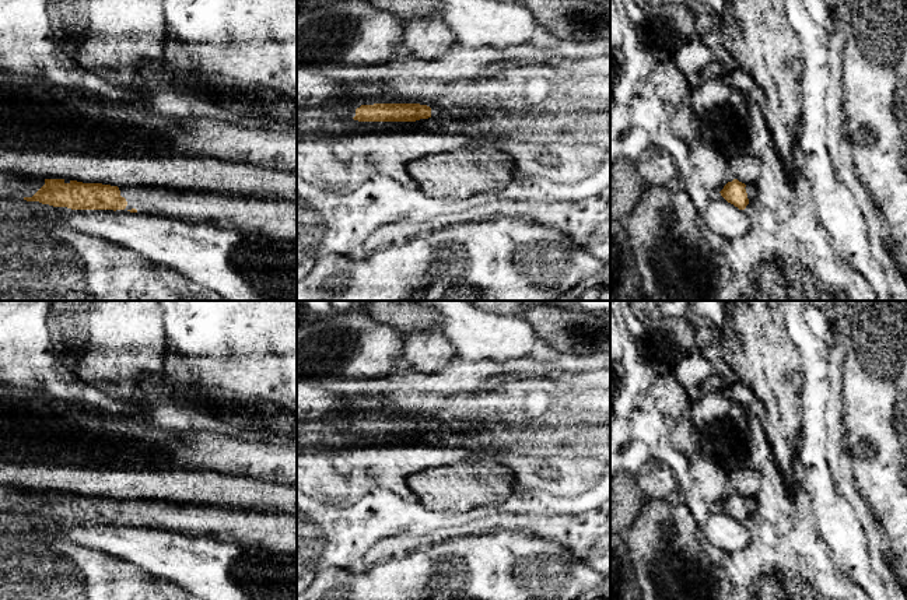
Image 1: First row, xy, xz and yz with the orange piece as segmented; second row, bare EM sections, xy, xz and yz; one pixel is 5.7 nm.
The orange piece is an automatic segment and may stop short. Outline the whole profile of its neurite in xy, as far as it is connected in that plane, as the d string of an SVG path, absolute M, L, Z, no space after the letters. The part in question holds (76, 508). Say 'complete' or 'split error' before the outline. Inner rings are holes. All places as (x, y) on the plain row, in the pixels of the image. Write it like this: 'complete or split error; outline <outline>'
split error; outline M0 487L0 494L21 499L32 497L39 503L24 513L53 520L127 523L185 536L207 536L218 541L297 555L297 515L291 513L231 510L165 501L118 501L64 492L31 492L14 487Z

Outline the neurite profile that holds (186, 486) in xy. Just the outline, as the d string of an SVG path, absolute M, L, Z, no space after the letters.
M0 462L0 487L297 515L297 487L185 466L129 470Z

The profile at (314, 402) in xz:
M297 378L297 421L328 420L347 411L350 396Z

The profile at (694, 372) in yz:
M700 350L680 359L673 368L673 376L686 389L691 403L708 393L725 392L724 378Z

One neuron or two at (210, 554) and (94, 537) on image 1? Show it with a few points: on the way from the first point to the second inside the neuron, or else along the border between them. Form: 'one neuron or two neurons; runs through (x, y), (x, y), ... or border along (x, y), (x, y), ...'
one neuron; runs through (181, 554), (163, 554), (123, 540)

